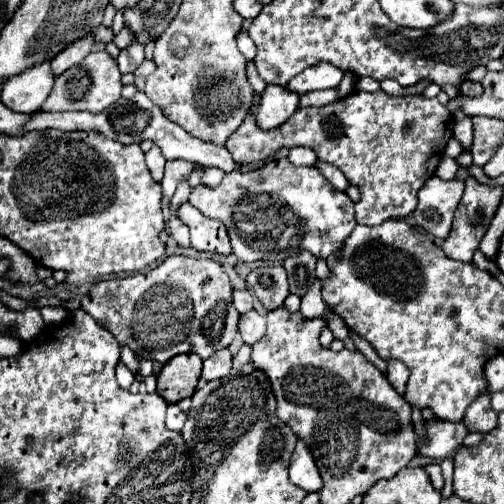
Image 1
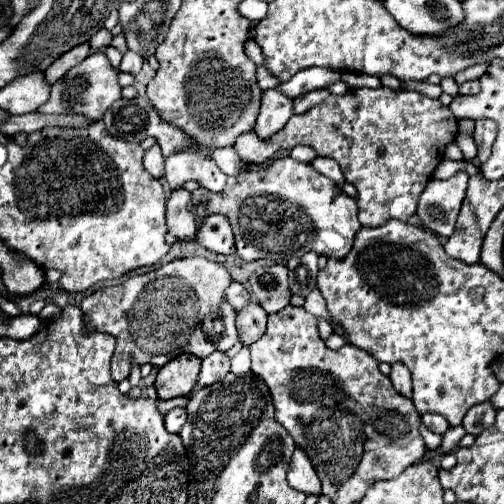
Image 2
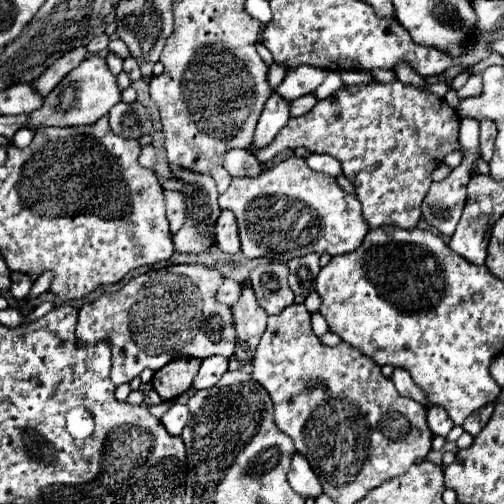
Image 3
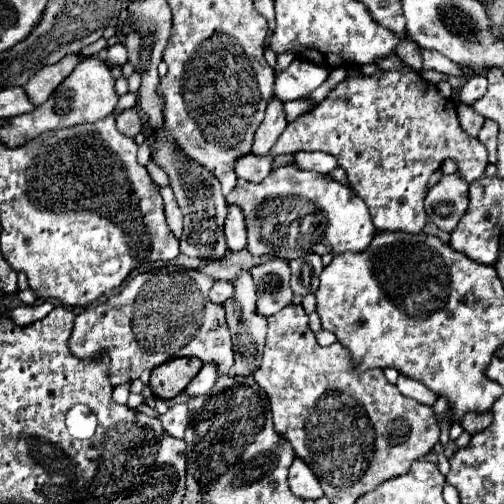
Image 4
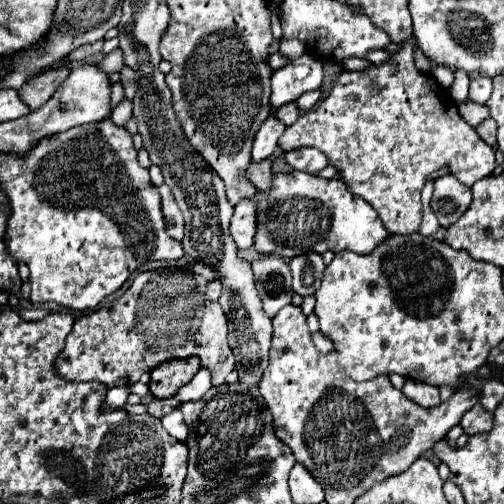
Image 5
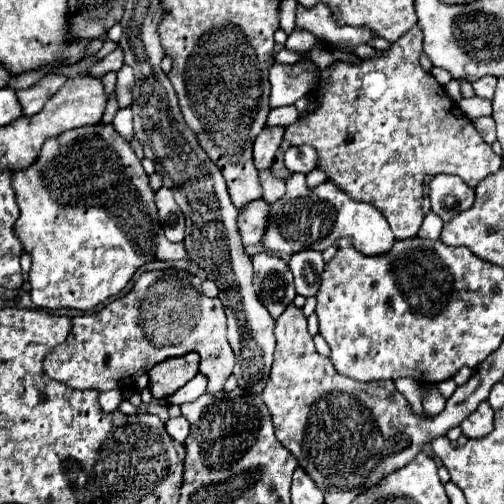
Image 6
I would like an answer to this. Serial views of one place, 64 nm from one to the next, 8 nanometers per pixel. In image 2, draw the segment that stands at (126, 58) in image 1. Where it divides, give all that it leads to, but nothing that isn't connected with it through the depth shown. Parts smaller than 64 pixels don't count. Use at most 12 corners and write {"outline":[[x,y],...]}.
{"outline":[[128,50],[122,56],[120,72],[138,74],[144,56]]}

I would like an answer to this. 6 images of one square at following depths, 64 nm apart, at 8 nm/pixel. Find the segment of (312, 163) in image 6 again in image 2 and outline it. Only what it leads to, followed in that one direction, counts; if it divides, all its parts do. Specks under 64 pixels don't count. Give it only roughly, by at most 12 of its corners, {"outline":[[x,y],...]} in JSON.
{"outline":[[316,156],[310,164],[338,186],[344,174],[332,158]]}

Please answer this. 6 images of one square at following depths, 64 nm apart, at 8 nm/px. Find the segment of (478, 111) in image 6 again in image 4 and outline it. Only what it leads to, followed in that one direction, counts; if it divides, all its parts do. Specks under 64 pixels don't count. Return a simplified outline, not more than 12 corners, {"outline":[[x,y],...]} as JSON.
{"outline":[[458,104],[458,118],[468,136],[476,138],[484,116]]}

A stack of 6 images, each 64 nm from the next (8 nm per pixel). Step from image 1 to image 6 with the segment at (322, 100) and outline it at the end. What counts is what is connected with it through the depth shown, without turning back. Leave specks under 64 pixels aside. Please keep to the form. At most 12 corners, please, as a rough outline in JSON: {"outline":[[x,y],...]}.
{"outline":[[296,106],[276,108],[268,126],[288,126],[298,118]]}

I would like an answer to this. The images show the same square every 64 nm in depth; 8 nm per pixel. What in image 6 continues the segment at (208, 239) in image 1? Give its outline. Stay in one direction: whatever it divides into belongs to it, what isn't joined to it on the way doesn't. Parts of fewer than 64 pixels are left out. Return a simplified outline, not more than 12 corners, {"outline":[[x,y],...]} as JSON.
{"outline":[[262,198],[240,208],[244,246],[260,244],[268,220]]}

